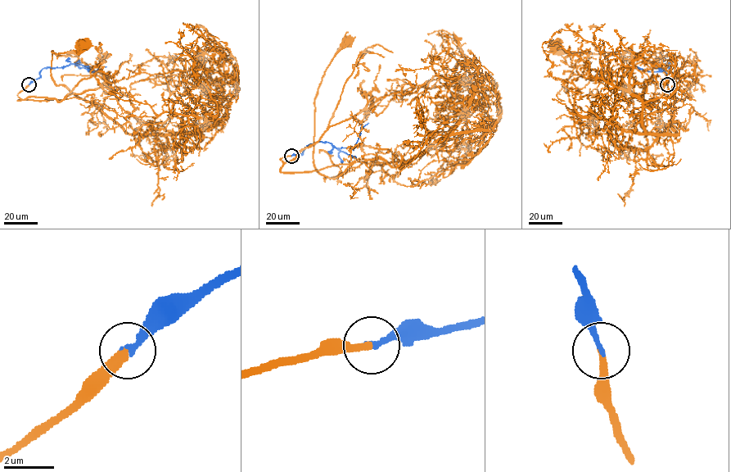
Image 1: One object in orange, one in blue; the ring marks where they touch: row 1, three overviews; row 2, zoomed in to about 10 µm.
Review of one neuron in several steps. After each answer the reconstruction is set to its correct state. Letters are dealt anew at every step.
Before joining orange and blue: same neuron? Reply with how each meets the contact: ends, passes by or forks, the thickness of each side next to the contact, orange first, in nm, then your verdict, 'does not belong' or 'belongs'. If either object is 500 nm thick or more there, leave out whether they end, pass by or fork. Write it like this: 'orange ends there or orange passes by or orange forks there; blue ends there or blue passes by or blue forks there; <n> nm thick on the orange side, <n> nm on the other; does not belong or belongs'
orange ends there; blue ends there; 320 nm thick on the orange side, 200 nm on the other; belongs

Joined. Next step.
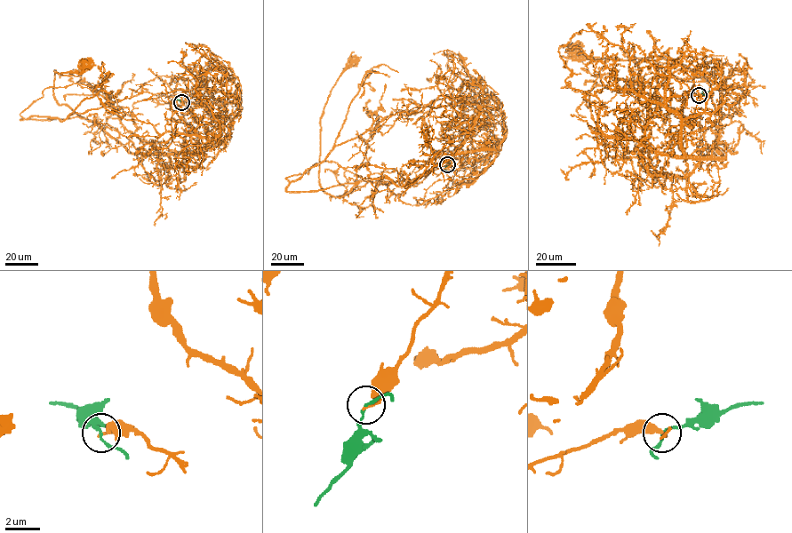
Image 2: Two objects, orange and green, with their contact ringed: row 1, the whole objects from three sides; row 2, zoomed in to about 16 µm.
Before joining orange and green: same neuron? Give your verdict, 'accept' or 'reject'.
reject

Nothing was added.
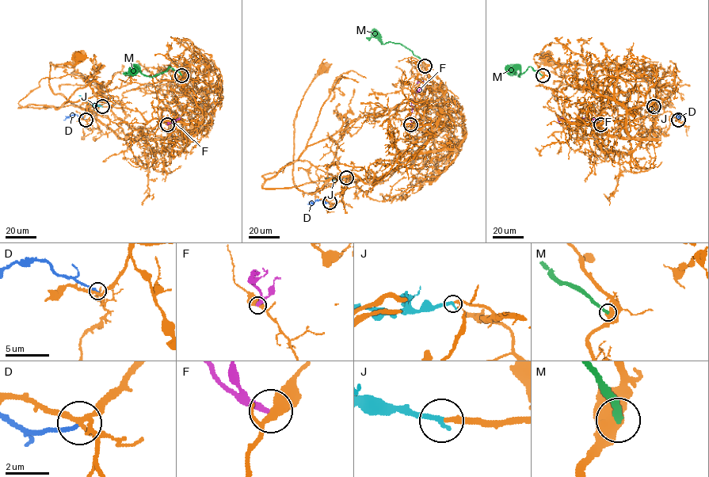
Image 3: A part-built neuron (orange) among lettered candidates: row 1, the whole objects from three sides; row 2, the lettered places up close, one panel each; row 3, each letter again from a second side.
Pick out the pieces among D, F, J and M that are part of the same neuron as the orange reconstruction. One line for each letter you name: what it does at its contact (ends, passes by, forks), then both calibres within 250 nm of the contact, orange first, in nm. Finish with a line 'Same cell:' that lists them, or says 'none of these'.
J: It ends there. Thickness 280 nm (orange) against 280 nm
Same cell: J

